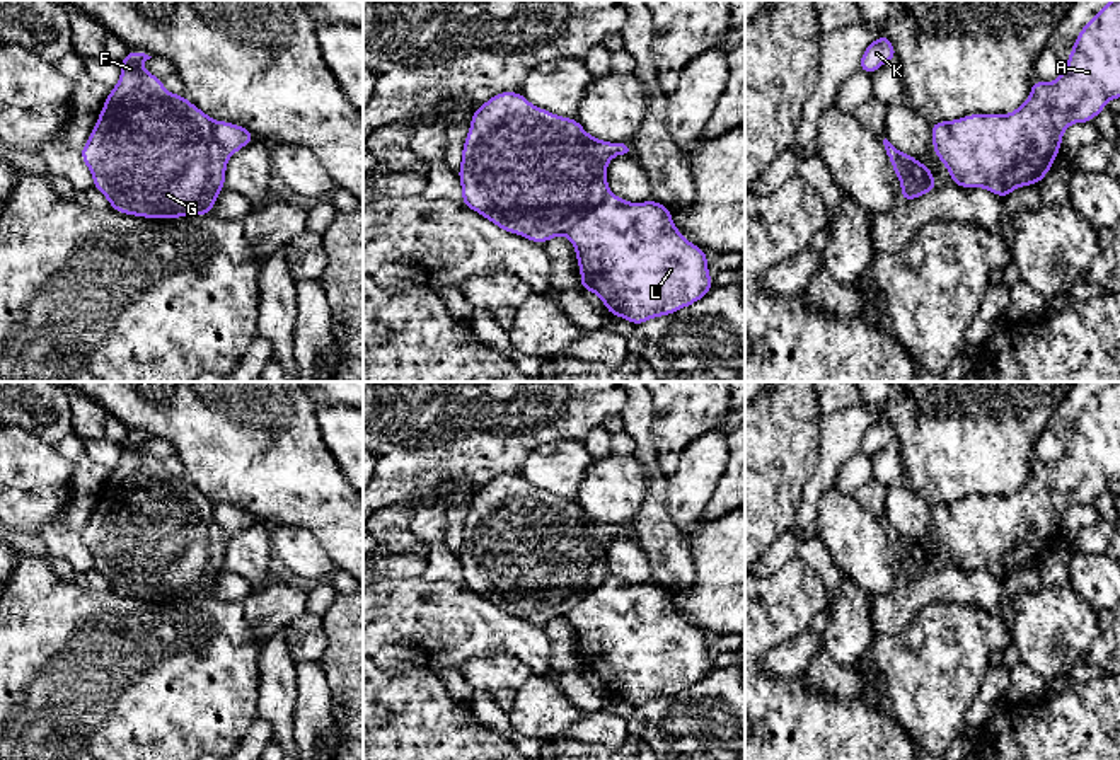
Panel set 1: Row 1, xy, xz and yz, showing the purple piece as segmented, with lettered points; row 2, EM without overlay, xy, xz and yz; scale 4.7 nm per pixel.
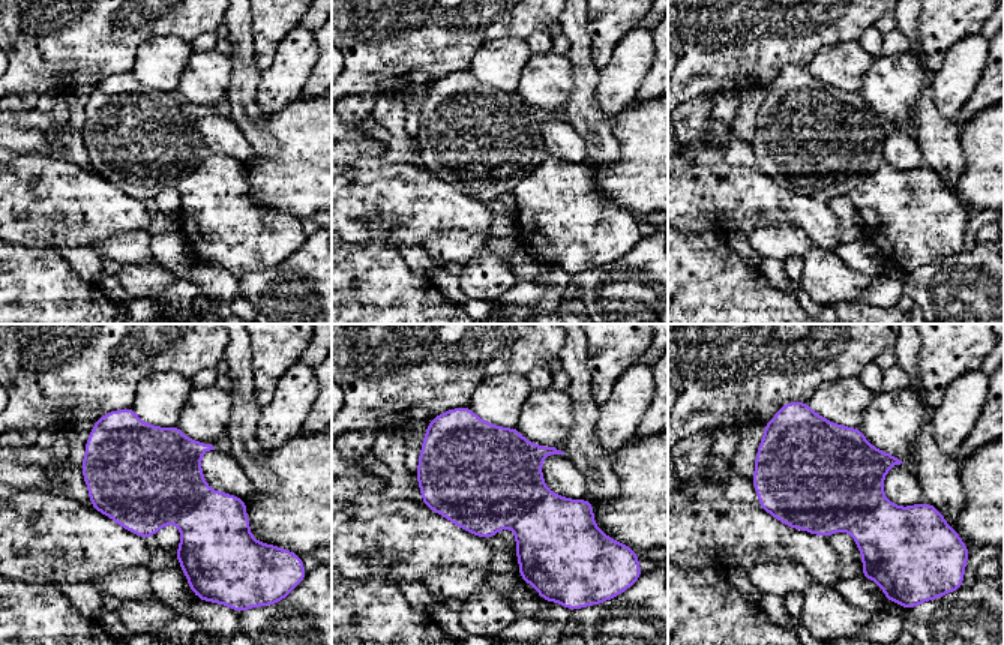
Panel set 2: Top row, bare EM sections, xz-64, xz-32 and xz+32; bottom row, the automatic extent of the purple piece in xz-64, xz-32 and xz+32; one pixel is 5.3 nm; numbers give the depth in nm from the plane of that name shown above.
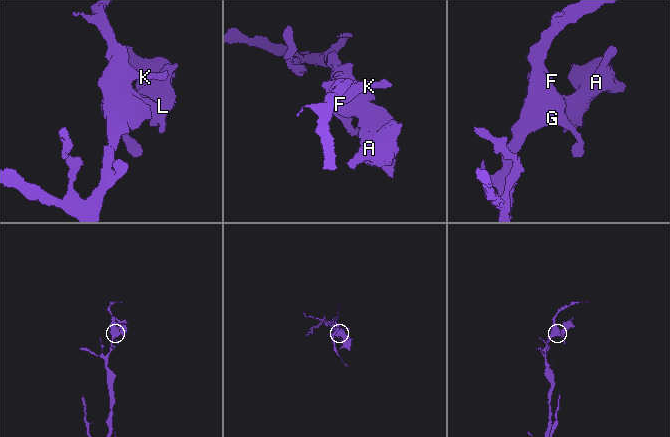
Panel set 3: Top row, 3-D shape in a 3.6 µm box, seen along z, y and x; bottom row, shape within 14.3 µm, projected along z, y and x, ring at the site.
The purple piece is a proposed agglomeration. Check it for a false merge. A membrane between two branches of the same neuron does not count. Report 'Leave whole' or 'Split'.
Split

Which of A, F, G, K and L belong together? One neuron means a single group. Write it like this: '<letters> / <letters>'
A L / F G K

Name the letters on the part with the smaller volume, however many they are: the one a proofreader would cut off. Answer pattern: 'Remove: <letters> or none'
Remove: A, L

